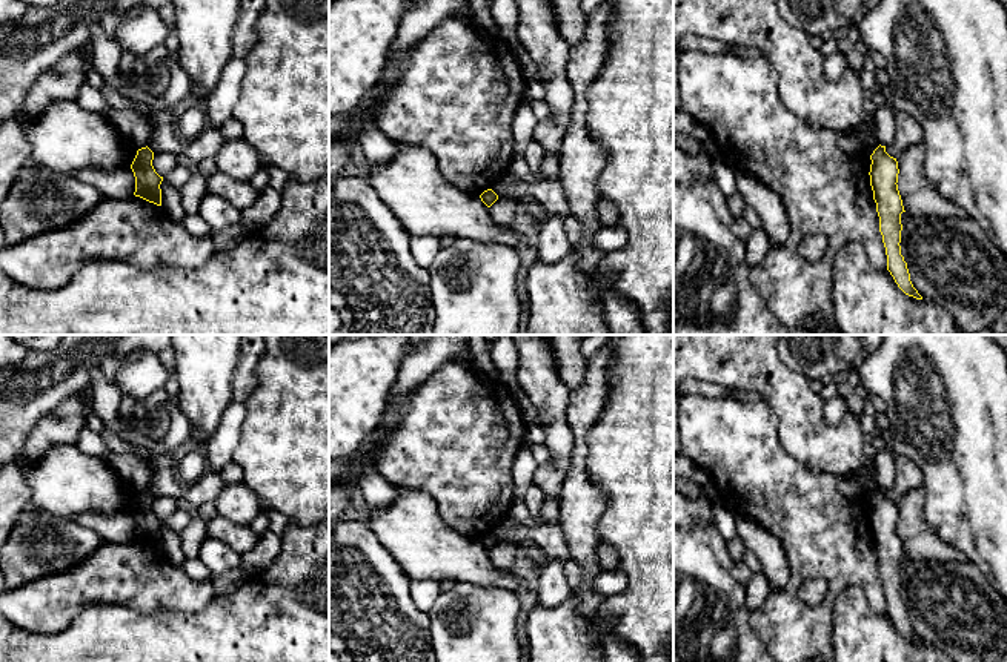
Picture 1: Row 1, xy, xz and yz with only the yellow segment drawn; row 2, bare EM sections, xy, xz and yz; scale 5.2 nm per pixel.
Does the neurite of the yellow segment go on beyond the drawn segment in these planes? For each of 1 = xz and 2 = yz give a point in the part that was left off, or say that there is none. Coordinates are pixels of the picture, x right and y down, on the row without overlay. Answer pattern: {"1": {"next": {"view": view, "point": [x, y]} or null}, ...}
{"1": {"next": null}, "2": {"next": null}}

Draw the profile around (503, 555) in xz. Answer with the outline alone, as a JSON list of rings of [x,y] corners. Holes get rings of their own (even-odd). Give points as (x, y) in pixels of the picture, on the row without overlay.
[[[498,541],[498,544],[489,551],[489,558],[495,567],[503,571],[512,571],[517,554],[520,553],[518,544],[512,541]]]

